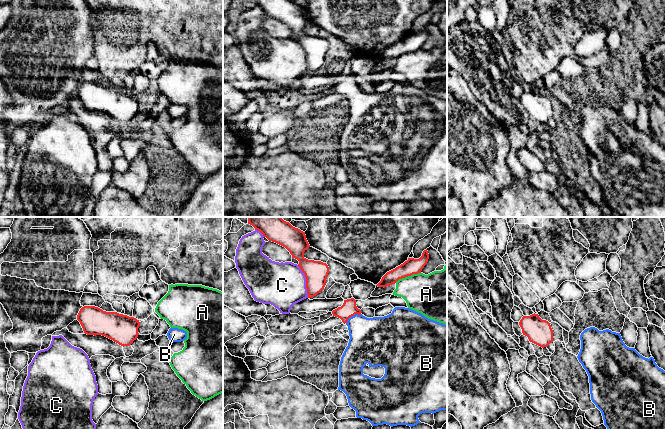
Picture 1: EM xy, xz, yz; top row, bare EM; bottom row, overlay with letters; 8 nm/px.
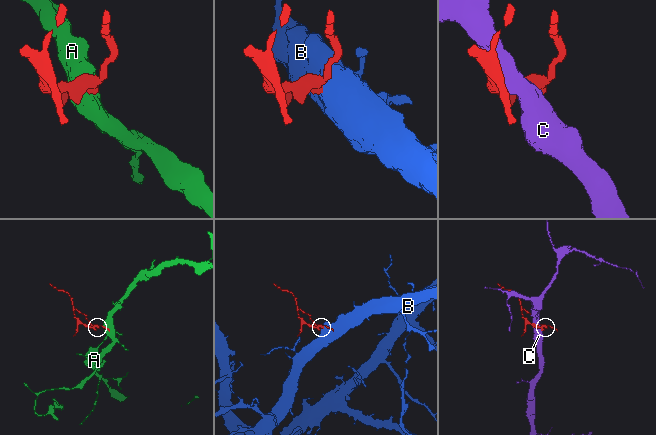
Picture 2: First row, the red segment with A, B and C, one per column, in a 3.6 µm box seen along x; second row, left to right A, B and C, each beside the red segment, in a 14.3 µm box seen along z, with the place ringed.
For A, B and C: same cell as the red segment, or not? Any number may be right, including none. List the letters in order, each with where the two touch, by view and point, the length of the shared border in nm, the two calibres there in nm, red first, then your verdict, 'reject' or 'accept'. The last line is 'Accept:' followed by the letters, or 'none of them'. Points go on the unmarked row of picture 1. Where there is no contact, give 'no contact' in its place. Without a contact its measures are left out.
A: xz (407, 52) | 220 nm | 130/340 nm | reject
B: xz (352, 91) | 150 nm | 120/360 nm | accept
C: xz (306, 57) | 280 nm | 190/360 nm | reject
Accept: B

